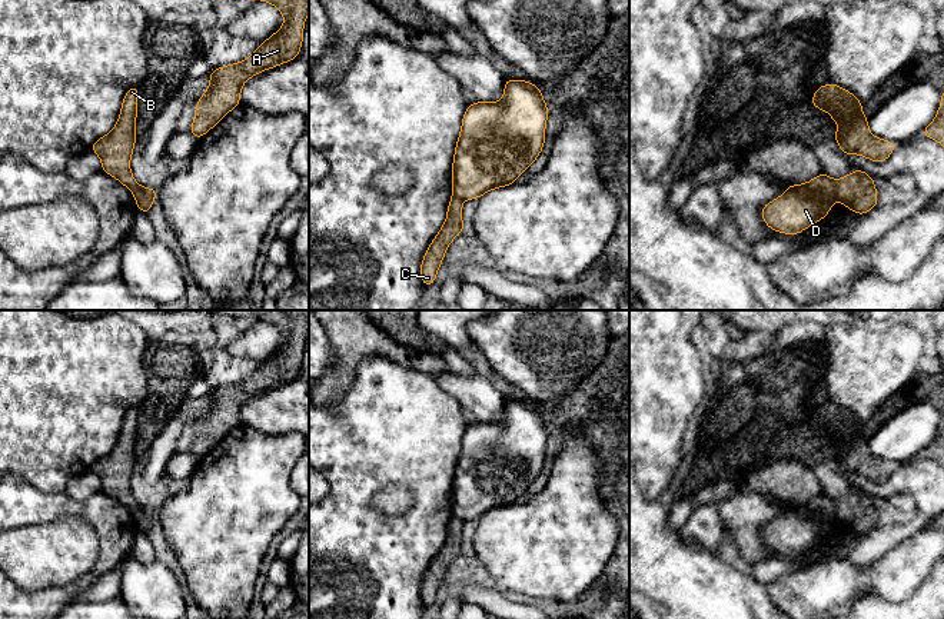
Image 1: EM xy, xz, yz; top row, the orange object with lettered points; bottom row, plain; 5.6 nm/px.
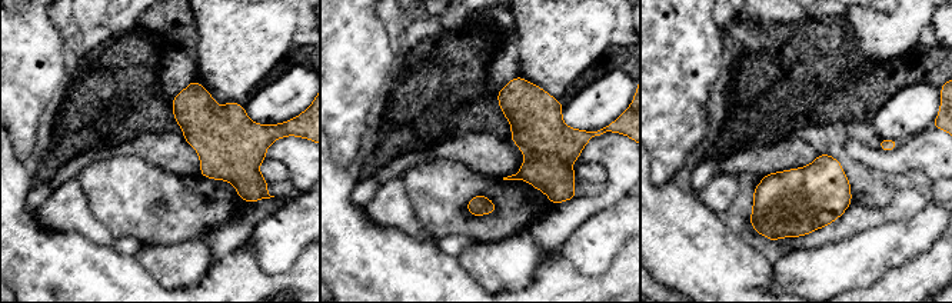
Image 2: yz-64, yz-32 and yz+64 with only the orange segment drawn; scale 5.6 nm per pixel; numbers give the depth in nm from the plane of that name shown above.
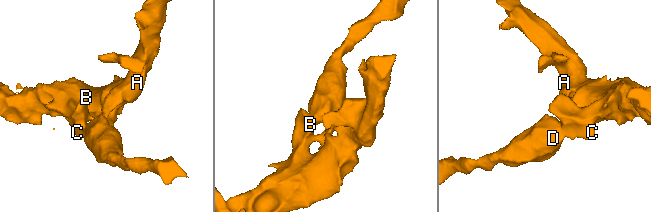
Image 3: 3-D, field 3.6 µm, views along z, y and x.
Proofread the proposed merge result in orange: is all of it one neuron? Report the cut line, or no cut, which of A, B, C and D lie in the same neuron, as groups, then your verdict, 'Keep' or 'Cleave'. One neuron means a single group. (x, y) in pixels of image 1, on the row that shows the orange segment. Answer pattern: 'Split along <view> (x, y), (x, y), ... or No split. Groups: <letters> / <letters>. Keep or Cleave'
Split along yz (833, 180), (838, 197). Groups: A B C / D. Cleave

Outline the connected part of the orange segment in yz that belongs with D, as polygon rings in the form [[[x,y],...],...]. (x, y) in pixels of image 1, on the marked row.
[[[827,172],[788,190],[761,209],[764,223],[778,233],[800,234],[822,220],[838,199],[834,180]]]

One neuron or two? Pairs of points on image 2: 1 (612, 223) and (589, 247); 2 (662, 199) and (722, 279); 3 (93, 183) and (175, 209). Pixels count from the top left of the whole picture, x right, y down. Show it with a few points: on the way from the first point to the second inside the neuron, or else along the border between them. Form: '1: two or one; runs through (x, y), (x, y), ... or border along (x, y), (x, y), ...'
1: one; runs through (608, 229), (595, 242)
2: one; runs through (662, 219), (702, 259)
3: one; runs through (113, 187), (132, 199), (155, 206)

